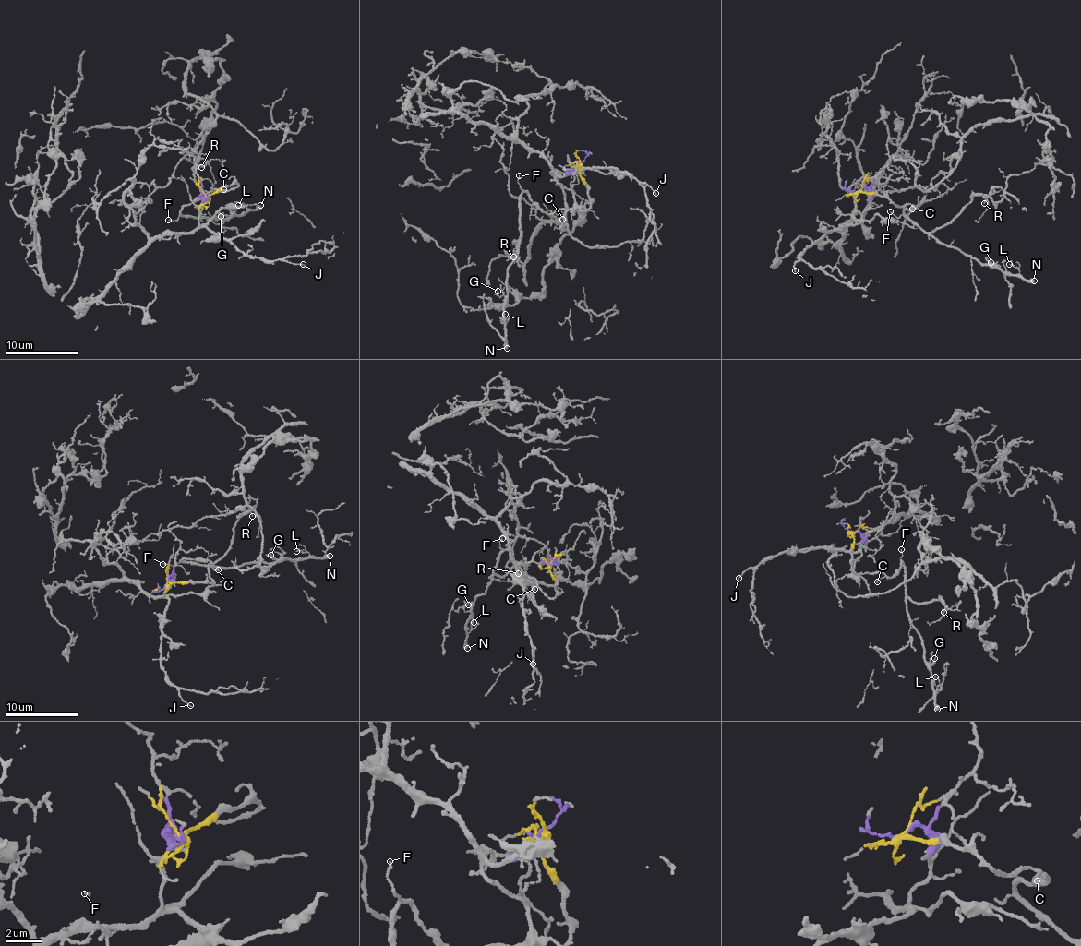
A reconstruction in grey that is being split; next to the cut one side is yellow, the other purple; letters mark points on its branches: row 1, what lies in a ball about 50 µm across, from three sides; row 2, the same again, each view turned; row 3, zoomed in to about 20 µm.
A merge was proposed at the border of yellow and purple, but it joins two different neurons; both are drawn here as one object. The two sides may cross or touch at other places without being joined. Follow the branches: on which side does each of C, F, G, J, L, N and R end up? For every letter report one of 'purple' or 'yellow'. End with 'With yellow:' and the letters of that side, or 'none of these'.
C: yellow
F: yellow
G: yellow
J: purple
L: yellow
N: yellow
R: yellow
With yellow: C, F, G, L, N, R

